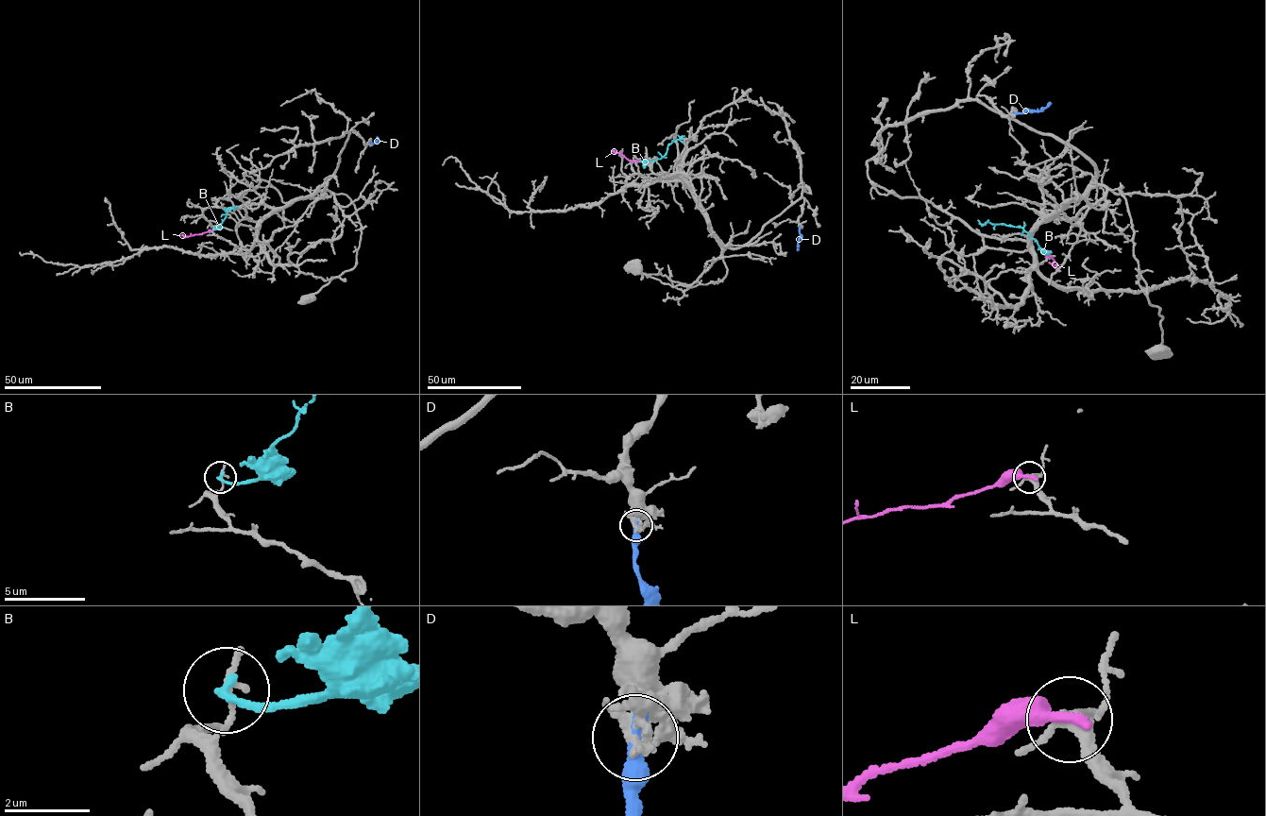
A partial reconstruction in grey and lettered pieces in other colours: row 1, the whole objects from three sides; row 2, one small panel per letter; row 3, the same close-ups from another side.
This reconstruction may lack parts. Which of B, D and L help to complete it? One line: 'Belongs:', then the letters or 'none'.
Belongs: D

